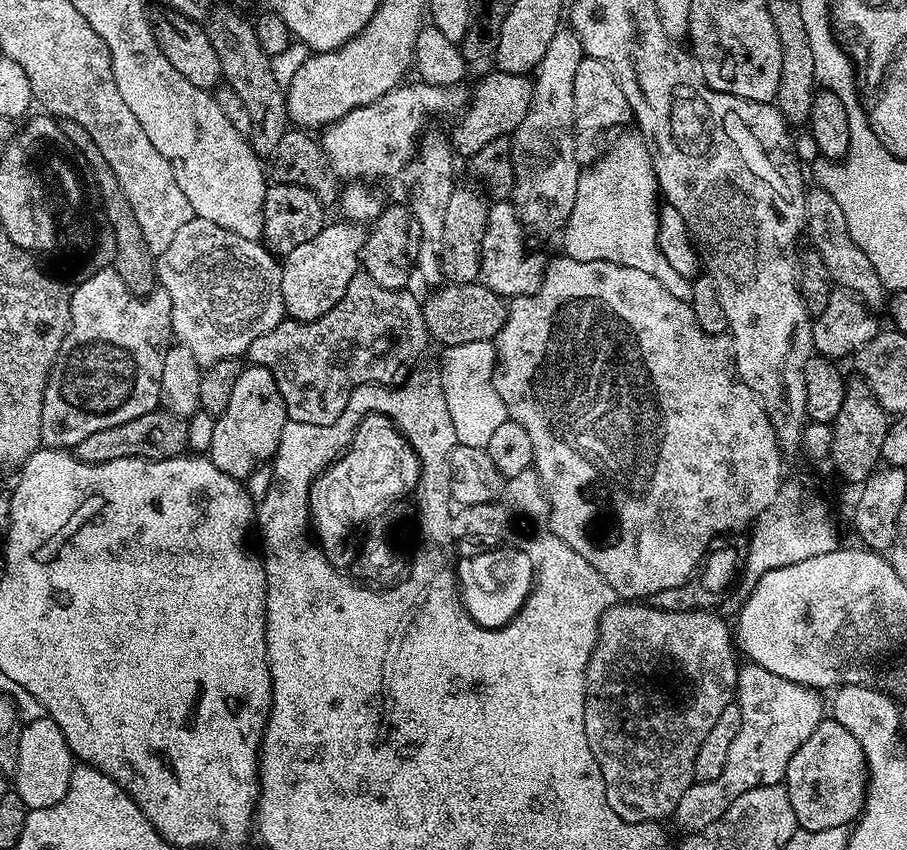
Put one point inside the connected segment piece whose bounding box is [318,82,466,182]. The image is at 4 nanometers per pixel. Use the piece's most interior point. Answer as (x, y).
(377, 140)

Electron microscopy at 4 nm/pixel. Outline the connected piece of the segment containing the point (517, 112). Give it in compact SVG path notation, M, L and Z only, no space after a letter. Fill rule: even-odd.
M492 70L492 73L473 90L466 104L464 117L450 133L450 143L457 157L471 158L482 150L482 146L490 146L503 136L511 137L512 132L526 118L526 110L530 110L532 101L532 80L528 76L515 76L509 72Z

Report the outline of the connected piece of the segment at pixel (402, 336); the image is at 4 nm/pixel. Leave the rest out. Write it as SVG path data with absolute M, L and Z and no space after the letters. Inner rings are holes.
M358 274L350 282L350 286L346 286L346 294L342 298L342 302L338 302L338 306L334 306L326 314L322 314L322 318L317 320L293 320L285 318L281 320L280 325L274 330L270 330L266 334L262 334L258 338L254 338L254 342L250 342L246 356L252 364L260 364L266 370L270 370L270 374L274 374L274 382L278 382L278 390L282 394L282 402L288 411L288 418L294 422L310 422L311 424L329 424L334 422L334 418L338 418L338 414L342 414L342 410L346 410L346 402L350 398L350 394L358 386L363 384L383 384L385 386L395 385L397 382L403 381L407 377L410 370L417 367L420 355L424 352L424 347L430 344L428 328L424 325L424 313L422 311L421 301L415 300L411 296L411 291L386 290L386 286L378 286L378 282L374 282L374 278Z

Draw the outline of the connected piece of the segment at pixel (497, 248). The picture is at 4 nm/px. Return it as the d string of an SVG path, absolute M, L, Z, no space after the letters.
M511 199L497 200L488 209L488 225L482 238L480 251L480 279L494 294L505 298L529 296L542 286L542 278L546 267L546 256L540 252L527 252L524 249L526 229L520 223Z

